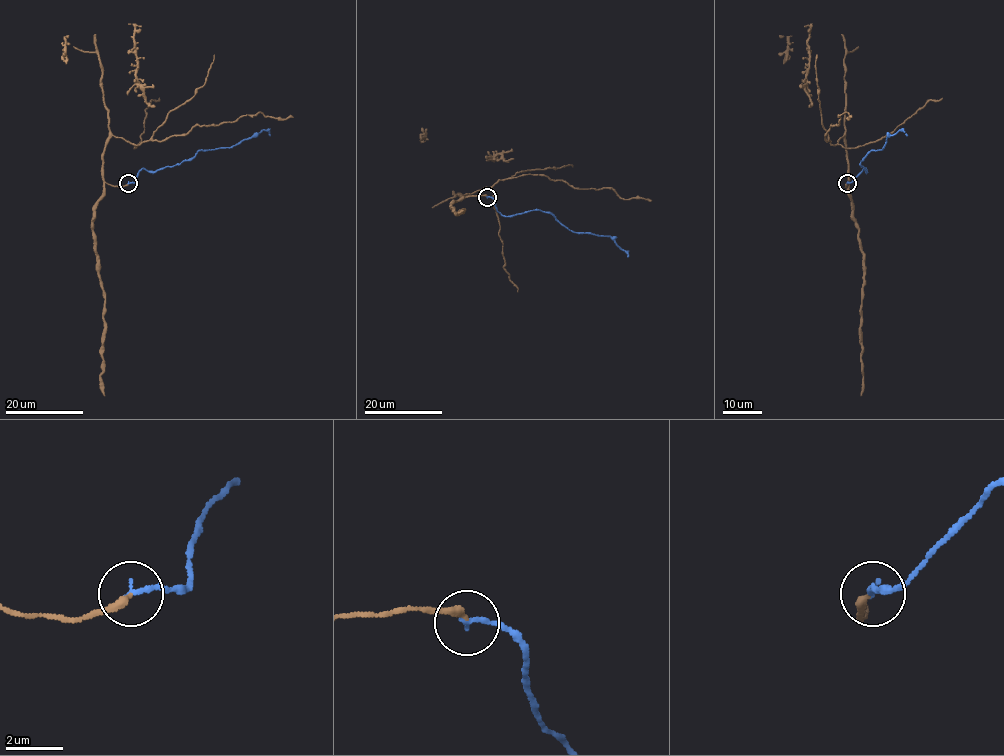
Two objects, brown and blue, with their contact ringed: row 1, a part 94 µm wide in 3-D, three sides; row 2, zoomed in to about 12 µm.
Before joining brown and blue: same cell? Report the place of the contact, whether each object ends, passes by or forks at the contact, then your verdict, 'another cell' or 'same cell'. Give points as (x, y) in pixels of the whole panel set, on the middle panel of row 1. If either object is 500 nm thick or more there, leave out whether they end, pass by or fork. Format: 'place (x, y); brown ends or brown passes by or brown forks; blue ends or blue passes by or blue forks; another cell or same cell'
place (487, 197); brown ends; blue ends; same cell

